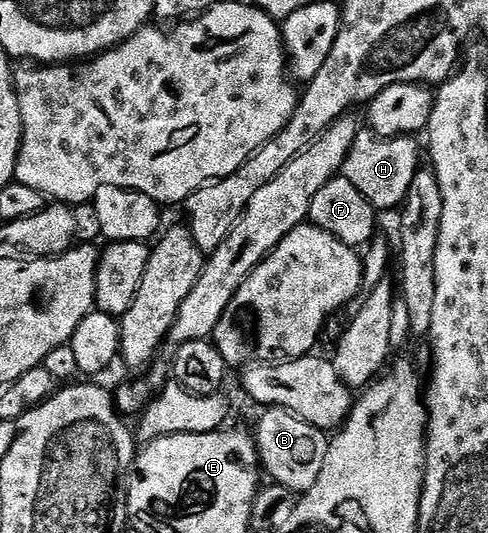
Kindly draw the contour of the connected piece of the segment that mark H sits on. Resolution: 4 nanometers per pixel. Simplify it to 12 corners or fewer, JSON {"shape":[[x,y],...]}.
{"shape":[[360,129],[343,163],[376,212],[402,208],[421,170],[411,137]]}

